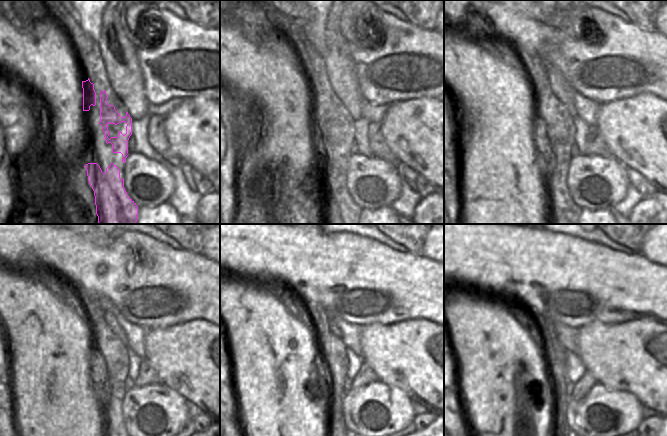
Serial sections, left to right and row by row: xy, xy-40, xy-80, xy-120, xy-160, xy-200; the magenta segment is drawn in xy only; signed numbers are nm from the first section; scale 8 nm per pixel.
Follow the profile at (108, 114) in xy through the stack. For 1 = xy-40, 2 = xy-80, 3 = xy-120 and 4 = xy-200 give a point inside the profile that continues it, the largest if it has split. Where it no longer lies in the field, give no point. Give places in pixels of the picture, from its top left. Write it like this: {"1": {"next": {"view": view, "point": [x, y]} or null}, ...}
{"1": {"next": {"view": "xy-40", "point": [333, 119]}}, "2": {"next": {"view": "xy-80", "point": [566, 141]}}, "3": {"next": {"view": "xy-120", "point": [111, 402]}}, "4": {"next": {"view": "xy-200", "point": [555, 357]}}}

